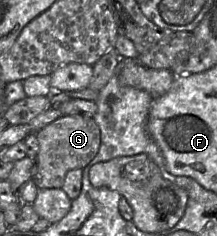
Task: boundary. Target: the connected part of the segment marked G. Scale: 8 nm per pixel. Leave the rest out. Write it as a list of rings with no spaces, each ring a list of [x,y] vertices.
[[[61,116],[36,133],[39,150],[35,157],[33,181],[39,189],[62,188],[70,170],[85,168],[97,155],[101,143],[100,129],[93,117]]]

